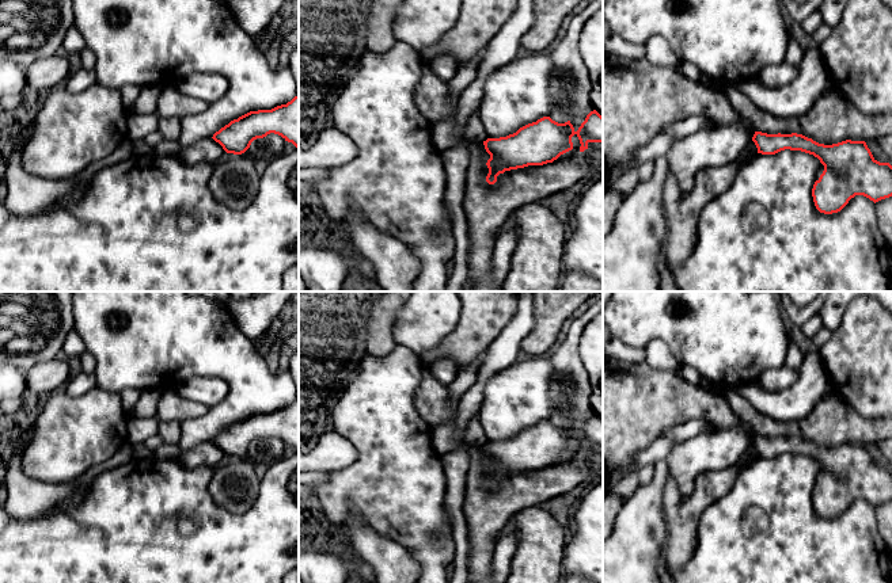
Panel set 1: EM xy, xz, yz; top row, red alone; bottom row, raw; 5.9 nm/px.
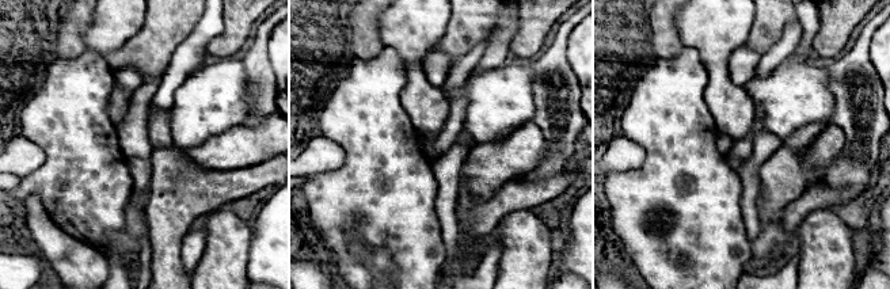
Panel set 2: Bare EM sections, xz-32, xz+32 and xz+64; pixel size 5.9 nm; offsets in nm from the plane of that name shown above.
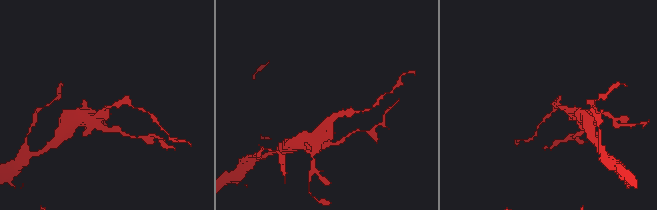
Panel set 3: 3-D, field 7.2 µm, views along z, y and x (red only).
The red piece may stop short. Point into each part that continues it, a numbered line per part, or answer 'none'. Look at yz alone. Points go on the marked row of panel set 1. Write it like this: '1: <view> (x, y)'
none

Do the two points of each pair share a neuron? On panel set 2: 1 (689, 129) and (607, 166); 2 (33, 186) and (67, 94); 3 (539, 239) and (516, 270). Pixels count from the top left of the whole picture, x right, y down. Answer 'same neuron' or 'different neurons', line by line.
1: different neurons
2: same neuron
3: same neuron

